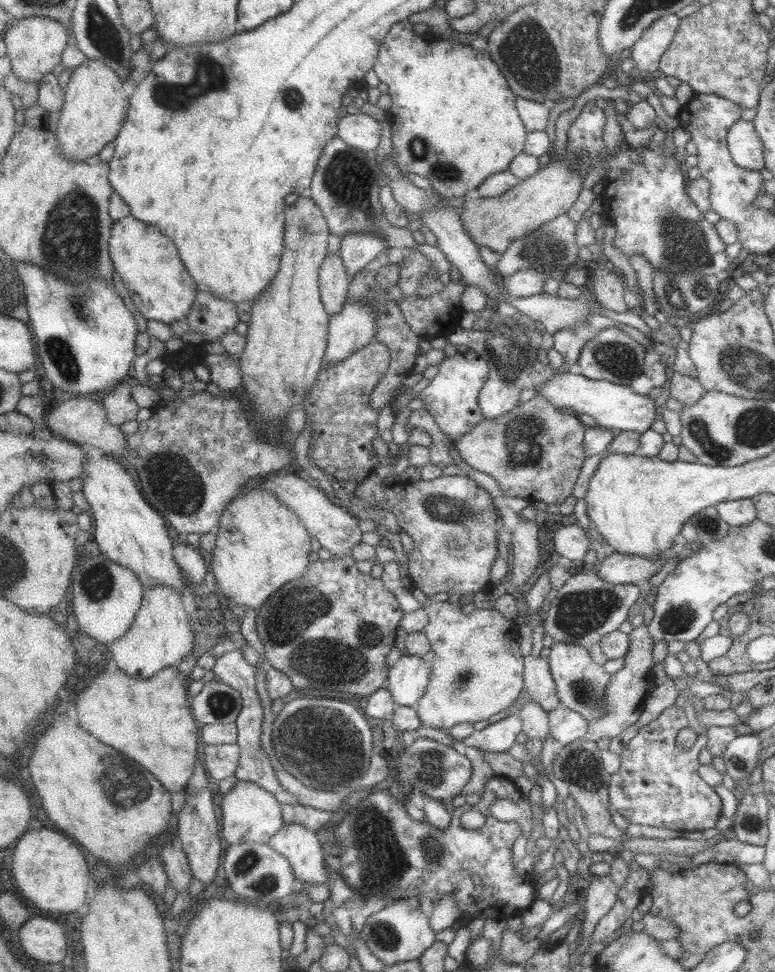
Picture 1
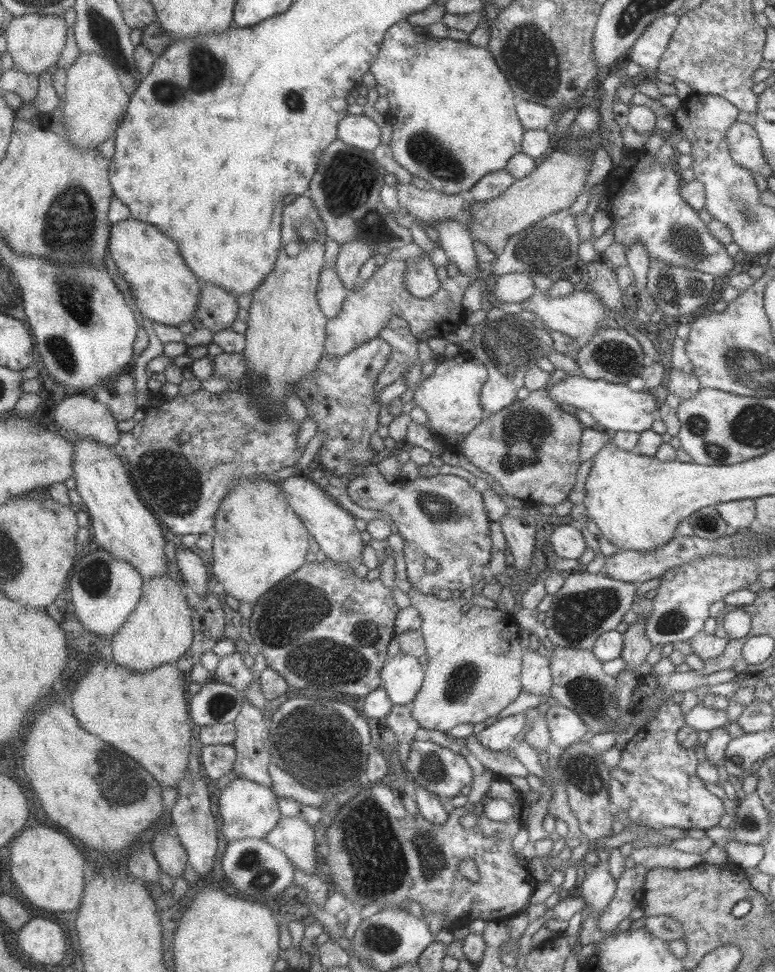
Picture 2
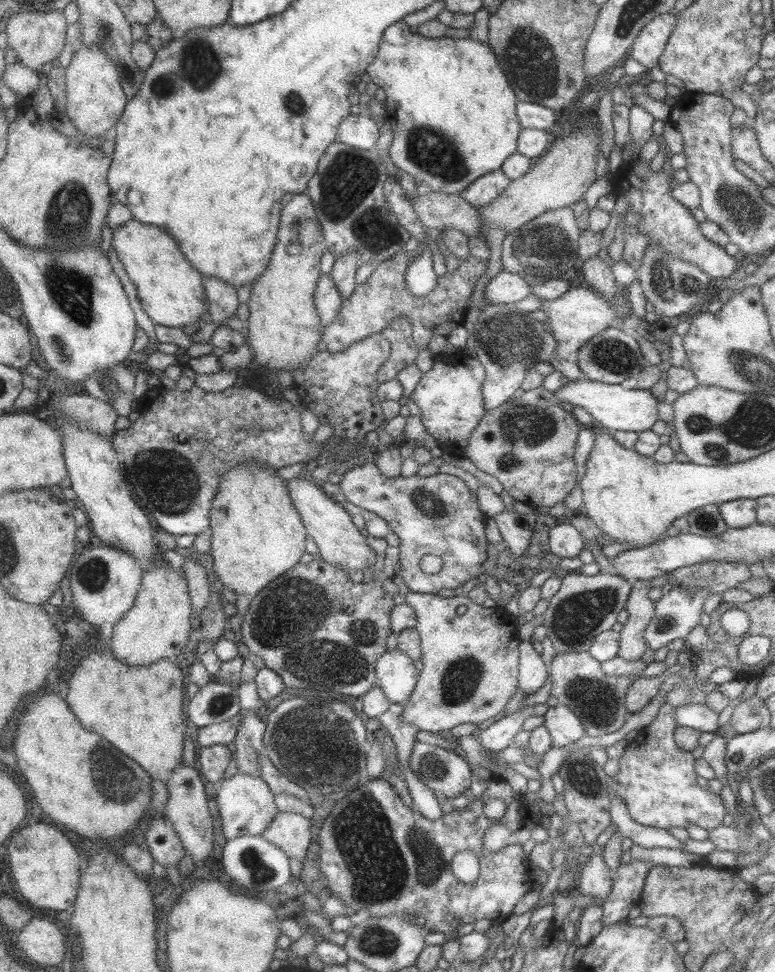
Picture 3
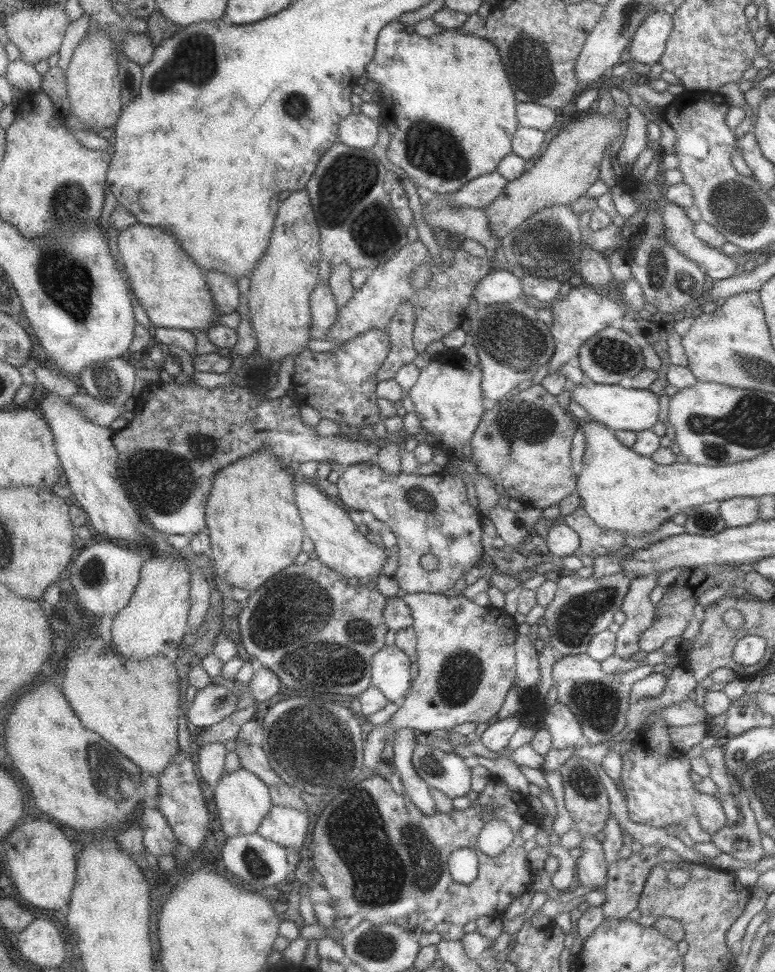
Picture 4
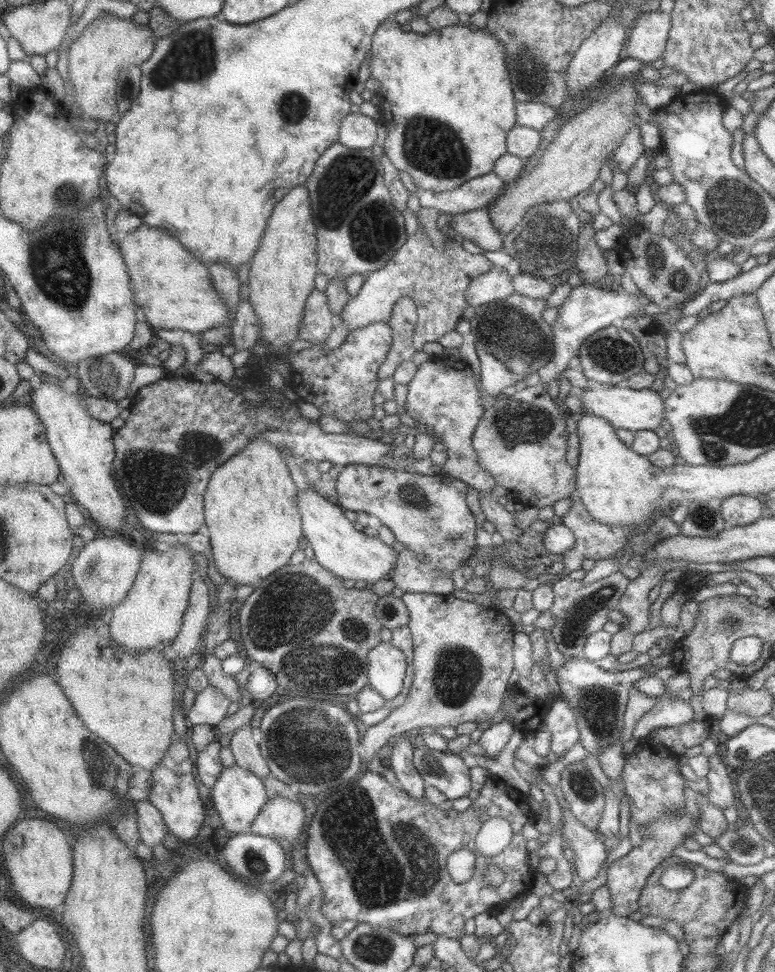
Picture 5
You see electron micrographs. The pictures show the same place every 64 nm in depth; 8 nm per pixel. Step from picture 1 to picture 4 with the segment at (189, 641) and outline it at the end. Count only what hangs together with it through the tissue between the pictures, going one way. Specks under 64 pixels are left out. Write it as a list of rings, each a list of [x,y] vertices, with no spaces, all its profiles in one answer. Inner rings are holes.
[[[163,555],[144,560],[139,581],[130,602],[114,618],[109,643],[114,650],[128,660],[146,660],[148,656],[162,654],[174,657],[183,644],[183,636],[189,627],[189,586],[191,568],[179,555]]]

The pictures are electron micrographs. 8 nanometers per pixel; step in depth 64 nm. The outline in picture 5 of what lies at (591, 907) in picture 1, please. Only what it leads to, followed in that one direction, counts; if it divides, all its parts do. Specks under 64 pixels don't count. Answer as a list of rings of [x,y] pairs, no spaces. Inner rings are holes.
[[[551,787],[558,798],[562,816],[565,817],[564,828],[560,832],[562,837],[570,841],[570,849],[574,854],[571,860],[576,866],[578,878],[581,878],[583,883],[588,882],[600,874],[607,857],[607,848],[602,837],[597,835],[597,831],[588,830],[571,815],[561,790]]]

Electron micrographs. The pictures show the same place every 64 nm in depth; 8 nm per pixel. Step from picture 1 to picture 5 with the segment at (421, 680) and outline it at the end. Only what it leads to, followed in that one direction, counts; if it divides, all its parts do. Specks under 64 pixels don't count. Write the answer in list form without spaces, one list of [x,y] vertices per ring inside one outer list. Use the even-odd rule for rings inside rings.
[[[381,642],[368,653],[368,686],[392,700],[402,692],[408,659],[391,642]]]

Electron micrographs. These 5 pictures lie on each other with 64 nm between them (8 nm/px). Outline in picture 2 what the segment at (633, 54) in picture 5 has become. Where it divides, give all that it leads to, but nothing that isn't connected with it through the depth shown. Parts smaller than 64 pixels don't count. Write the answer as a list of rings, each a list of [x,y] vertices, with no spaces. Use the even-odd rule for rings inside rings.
[[[668,14],[654,20],[630,47],[628,59],[648,75],[657,72],[662,53],[678,27],[679,17]]]

